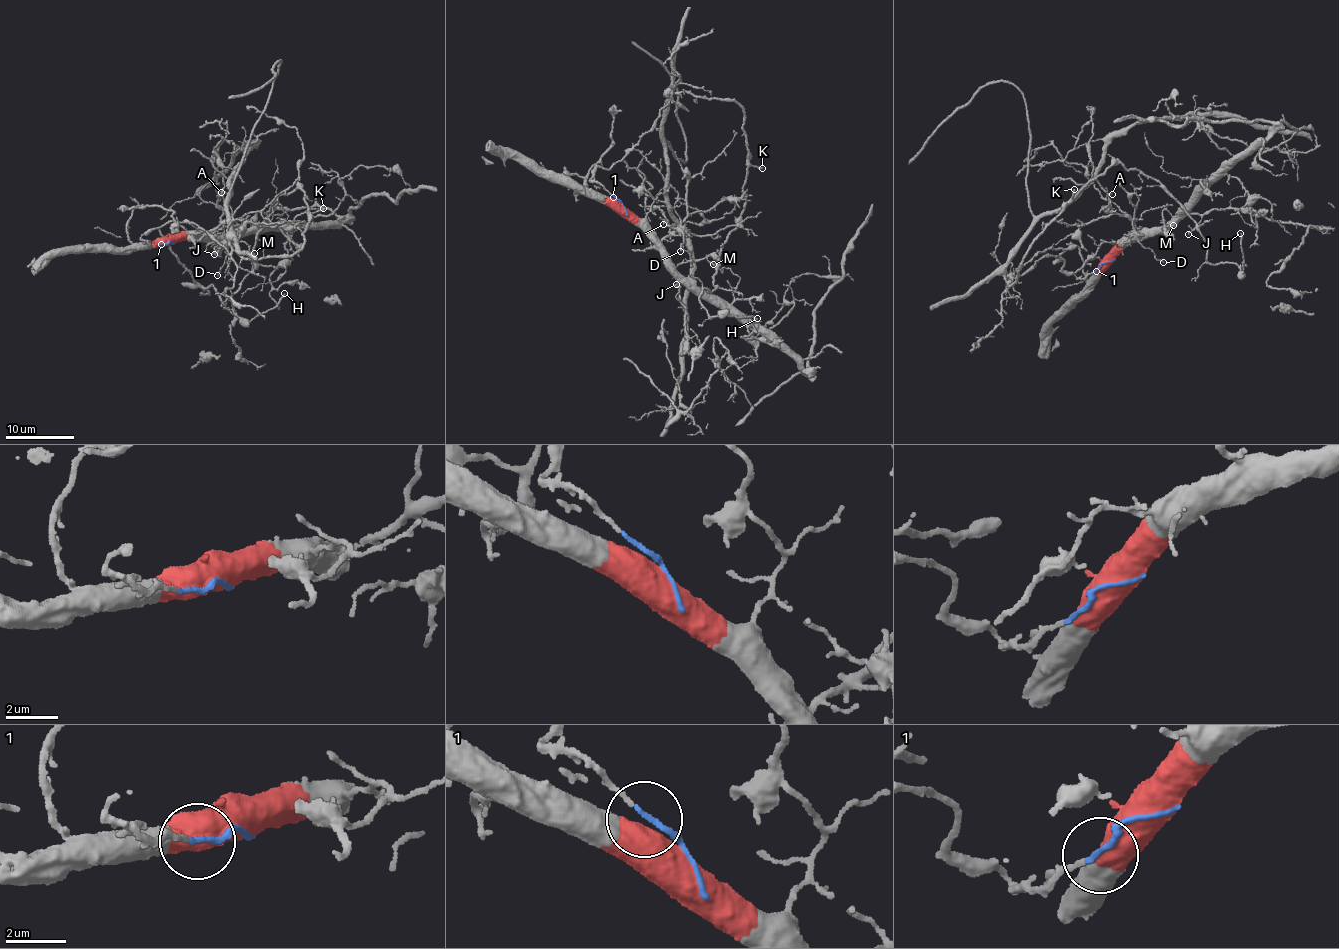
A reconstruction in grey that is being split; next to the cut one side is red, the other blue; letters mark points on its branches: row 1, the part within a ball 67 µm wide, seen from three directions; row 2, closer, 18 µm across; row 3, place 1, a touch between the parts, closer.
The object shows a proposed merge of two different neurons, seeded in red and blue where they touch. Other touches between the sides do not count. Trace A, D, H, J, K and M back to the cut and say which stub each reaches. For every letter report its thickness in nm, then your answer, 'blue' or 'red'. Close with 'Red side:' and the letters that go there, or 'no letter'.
A: 130 nm thick; red
D: 120 nm thick; red
H: 150 nm thick; blue
J: 90 nm thick; red
K: 200 nm thick; blue
M: 180 nm thick; red
Red side: A, D, J, M

